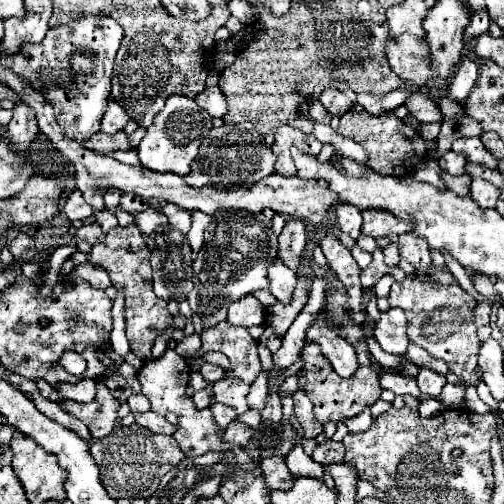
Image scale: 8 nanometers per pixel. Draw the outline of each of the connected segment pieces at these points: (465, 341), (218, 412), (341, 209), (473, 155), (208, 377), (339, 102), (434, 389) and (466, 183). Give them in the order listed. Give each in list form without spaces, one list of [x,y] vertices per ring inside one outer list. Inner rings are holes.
[[[406,278],[404,282],[394,282],[390,288],[390,306],[400,306],[408,318],[408,340],[416,346],[428,350],[430,356],[442,358],[448,368],[466,384],[476,386],[476,348],[480,344],[476,336],[476,324],[472,320],[472,310],[478,304],[470,294],[466,294],[458,284],[442,286],[436,282],[422,282]]]
[[[212,404],[210,410],[214,414],[214,420],[216,420],[218,428],[226,428],[232,420],[236,420],[236,412],[232,412],[232,408],[224,408],[222,404]]]
[[[336,204],[334,206],[334,224],[340,232],[350,234],[354,240],[360,236],[360,210],[352,208],[350,204]]]
[[[460,138],[452,144],[452,150],[458,154],[464,154],[468,162],[478,162],[478,164],[484,164],[494,170],[498,166],[498,160],[492,160],[490,152],[482,146],[480,138]]]
[[[202,364],[200,374],[202,374],[202,378],[204,378],[206,382],[210,382],[210,384],[214,384],[214,382],[218,382],[218,380],[224,378],[224,370],[222,370],[220,366],[214,366],[214,364]]]
[[[324,90],[320,96],[320,102],[332,116],[342,116],[352,108],[350,98],[346,98],[346,94],[340,90]]]
[[[420,368],[418,376],[416,376],[416,382],[418,382],[418,388],[422,390],[422,394],[432,394],[432,396],[438,396],[442,386],[446,384],[446,378],[436,374],[434,370],[428,370],[428,368]]]
[[[442,174],[444,178],[444,184],[448,190],[456,192],[458,196],[470,196],[470,182],[472,178],[468,174],[462,174],[462,176],[448,176],[448,174]]]

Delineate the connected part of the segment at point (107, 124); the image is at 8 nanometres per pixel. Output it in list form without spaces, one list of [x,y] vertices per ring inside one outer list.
[[[110,98],[110,104],[108,104],[108,110],[102,118],[102,126],[100,126],[100,132],[104,134],[112,134],[112,132],[118,132],[122,130],[126,124],[128,124],[130,116],[126,114],[126,110],[114,102],[114,98]]]

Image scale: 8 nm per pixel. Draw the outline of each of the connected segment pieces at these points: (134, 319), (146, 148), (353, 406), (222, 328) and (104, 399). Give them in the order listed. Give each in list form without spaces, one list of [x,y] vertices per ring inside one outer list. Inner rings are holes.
[[[136,224],[108,232],[106,238],[100,244],[96,244],[92,248],[92,252],[88,254],[88,264],[106,270],[110,280],[112,280],[112,286],[126,300],[126,304],[124,304],[126,336],[128,336],[132,352],[140,360],[152,360],[152,346],[154,346],[156,336],[164,328],[168,328],[168,324],[172,322],[172,316],[166,308],[166,302],[160,300],[152,290],[152,282],[154,282],[152,274],[154,272],[152,272],[152,266],[150,266],[150,256],[152,256],[152,252],[150,252],[148,244],[142,238],[142,232],[138,230]]]
[[[174,94],[166,102],[164,110],[152,120],[146,136],[138,144],[136,148],[138,158],[142,166],[146,166],[148,170],[174,172],[178,176],[186,176],[190,174],[190,164],[196,160],[198,148],[204,142],[204,138],[208,138],[210,130],[212,130],[212,116],[200,110],[200,106],[194,100]]]
[[[306,342],[306,346],[302,348],[300,356],[304,360],[304,368],[298,372],[300,376],[300,390],[306,392],[306,396],[312,400],[314,404],[314,416],[320,424],[326,422],[342,422],[342,418],[352,418],[356,414],[360,414],[368,404],[374,404],[380,398],[380,384],[376,380],[376,374],[380,372],[380,364],[372,358],[367,344],[362,342],[354,346],[357,353],[359,367],[354,374],[354,378],[340,378],[334,368],[328,364],[328,360],[324,360],[324,354],[320,352],[318,344]]]
[[[226,320],[210,330],[202,332],[202,344],[194,357],[202,357],[207,349],[222,352],[230,360],[226,378],[240,378],[244,384],[252,384],[260,376],[258,342],[254,342],[246,328],[236,328]]]
[[[98,384],[96,398],[88,404],[74,402],[74,400],[58,400],[56,402],[62,410],[66,410],[70,416],[82,420],[92,438],[104,438],[108,436],[118,422],[118,406],[120,402],[110,394],[110,390],[104,384]]]

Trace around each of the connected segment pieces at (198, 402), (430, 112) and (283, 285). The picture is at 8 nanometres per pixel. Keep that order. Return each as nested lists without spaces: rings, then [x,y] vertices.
[[[204,388],[204,390],[200,390],[200,392],[196,392],[194,396],[192,396],[192,400],[194,400],[194,406],[198,408],[198,410],[202,410],[202,408],[208,408],[210,404],[212,404],[212,396],[210,396],[212,392],[210,392],[210,388]]]
[[[412,94],[404,106],[408,108],[408,114],[414,116],[418,122],[442,122],[440,110],[436,108],[434,100],[428,100],[426,96],[420,94]]]
[[[276,256],[272,264],[268,264],[268,282],[270,282],[270,292],[280,302],[288,304],[288,300],[292,298],[292,288],[296,286],[296,274],[284,264],[280,256]]]

